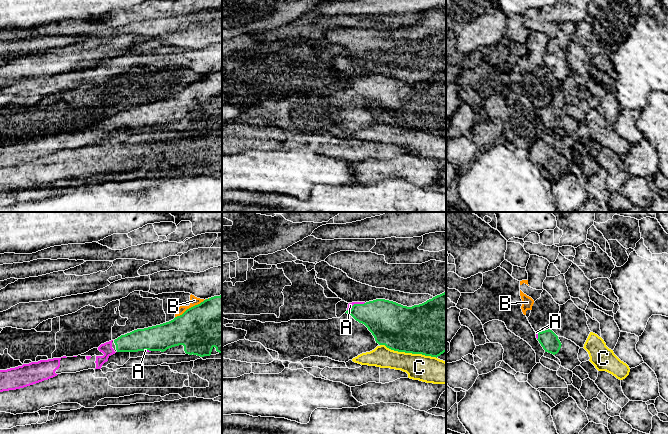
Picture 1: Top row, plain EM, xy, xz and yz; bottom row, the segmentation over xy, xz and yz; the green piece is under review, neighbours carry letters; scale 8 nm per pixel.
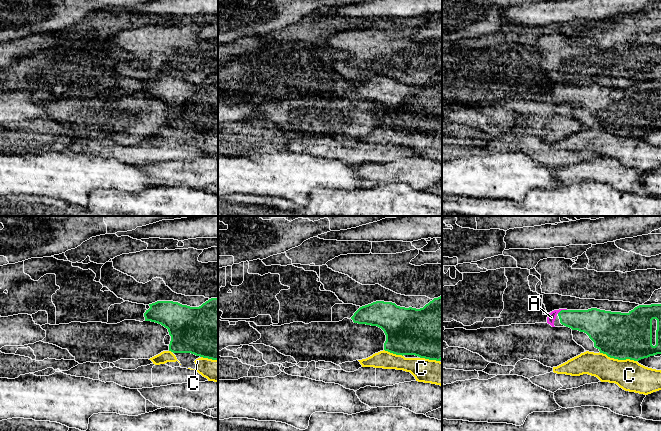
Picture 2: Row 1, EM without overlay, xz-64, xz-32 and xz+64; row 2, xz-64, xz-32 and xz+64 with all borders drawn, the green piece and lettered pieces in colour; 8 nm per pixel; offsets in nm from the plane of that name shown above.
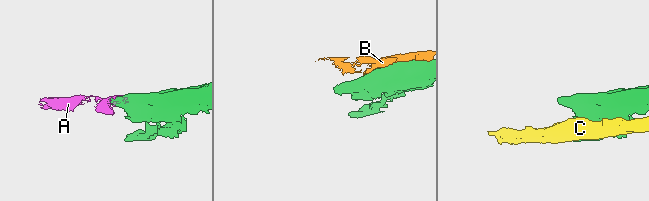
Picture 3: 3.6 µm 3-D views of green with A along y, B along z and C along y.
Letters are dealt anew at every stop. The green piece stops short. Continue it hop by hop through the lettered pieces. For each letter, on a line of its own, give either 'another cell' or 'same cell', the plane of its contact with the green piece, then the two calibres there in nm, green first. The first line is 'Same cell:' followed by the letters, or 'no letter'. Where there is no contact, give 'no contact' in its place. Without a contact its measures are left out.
Same cell: A
A: same cell; contact in xz; calibres 300 and 40 nm
B: another cell; contact in xy; calibres 400 and 70 nm
C: another cell; contact in xz; calibres 420 and 220 nm

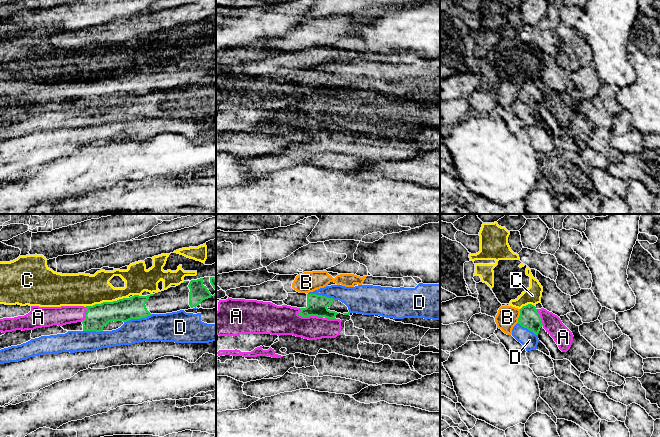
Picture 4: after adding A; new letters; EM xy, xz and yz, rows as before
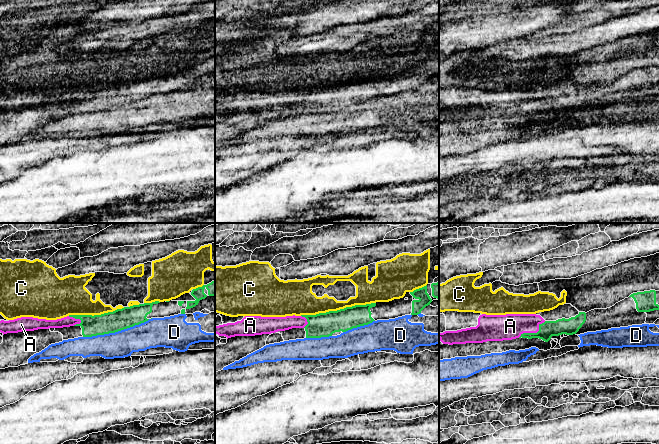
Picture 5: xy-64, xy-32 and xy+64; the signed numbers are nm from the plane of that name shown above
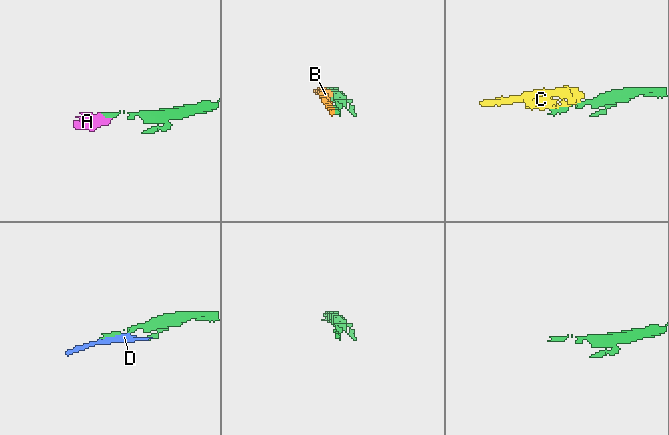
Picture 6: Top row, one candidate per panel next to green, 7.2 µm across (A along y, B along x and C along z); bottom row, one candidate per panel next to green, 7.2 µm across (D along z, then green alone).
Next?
Same cell: A
A: same cell; contact in xz; calibres 160 and 240 nm
B: another cell; contact in yz; calibres 170 and 180 nm
C: another cell; contact in xy; calibres 190 and 260 nm
D: another cell; contact in xy; calibres 180 and 220 nm

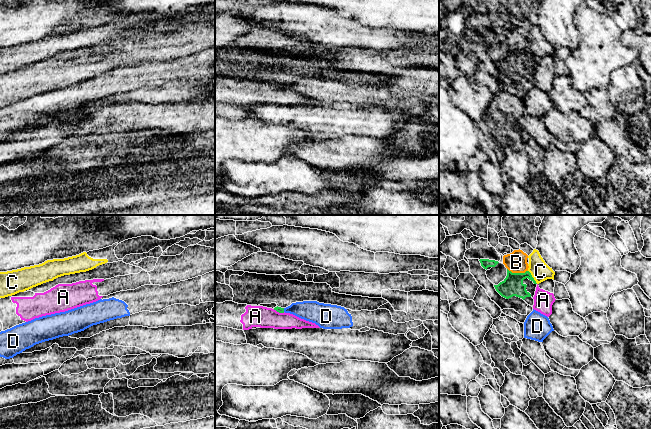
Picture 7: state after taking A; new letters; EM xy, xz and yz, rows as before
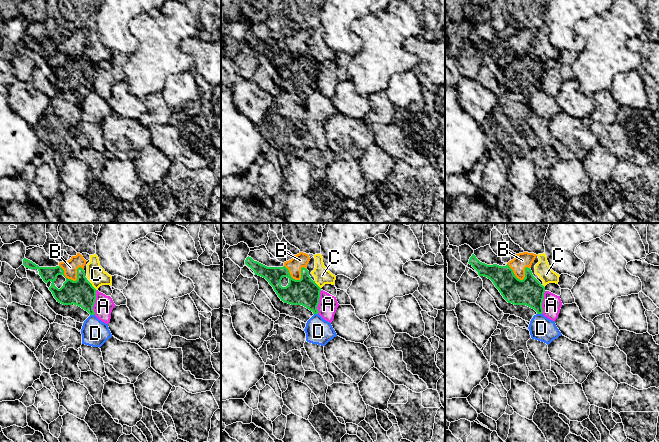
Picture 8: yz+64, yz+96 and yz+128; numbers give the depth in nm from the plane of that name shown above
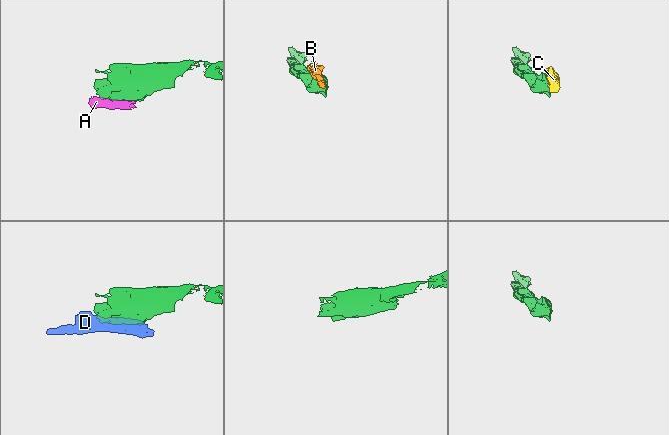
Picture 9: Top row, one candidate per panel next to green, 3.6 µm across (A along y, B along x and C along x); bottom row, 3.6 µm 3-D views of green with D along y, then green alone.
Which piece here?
Same cell: no letter
A: another cell; contact in xz; calibres 50 and 180 nm
B: another cell; contact in yz; calibres 160 and 170 nm
C: another cell; contact in yz; calibres 160 and 160 nm
D: another cell; contact in xz; calibres 50 and 170 nm

